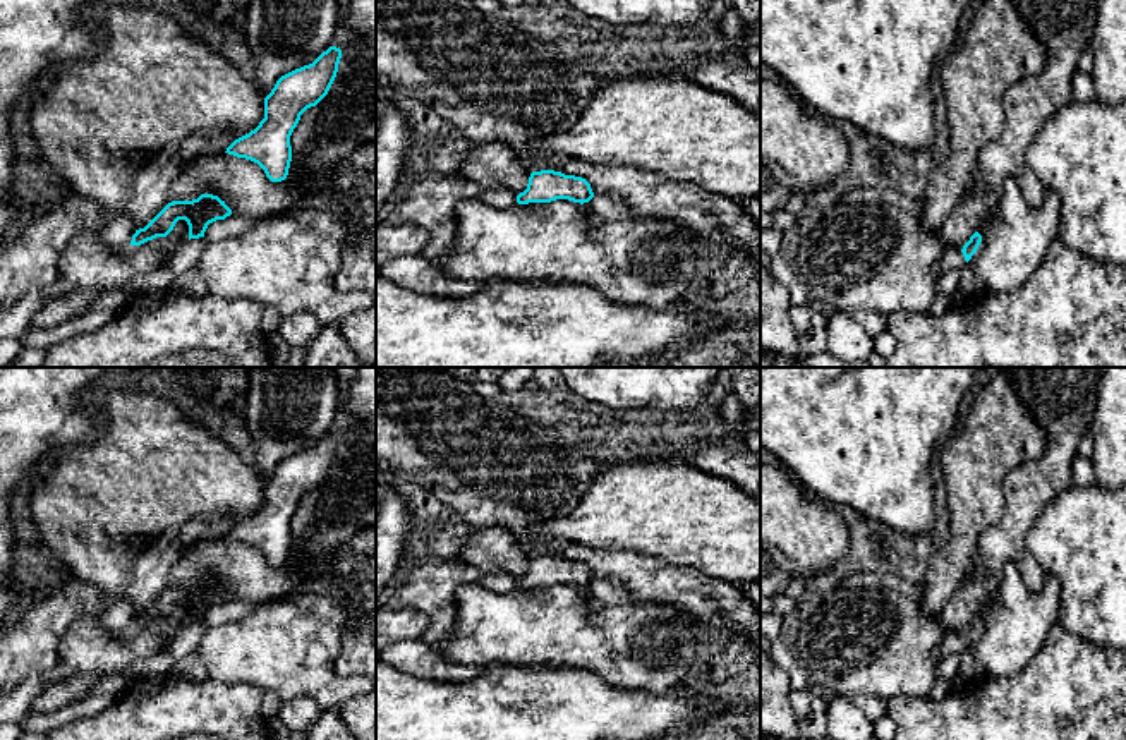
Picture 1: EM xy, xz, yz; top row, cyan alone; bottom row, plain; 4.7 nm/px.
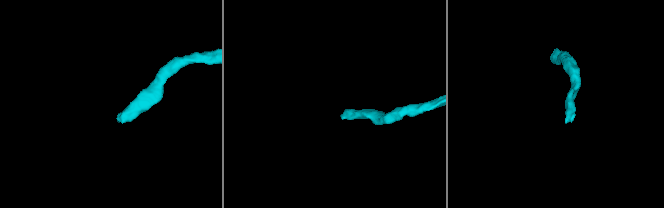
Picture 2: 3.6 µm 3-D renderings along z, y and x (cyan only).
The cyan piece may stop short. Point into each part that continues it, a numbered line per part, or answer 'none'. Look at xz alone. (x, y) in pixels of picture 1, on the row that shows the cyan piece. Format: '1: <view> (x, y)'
none

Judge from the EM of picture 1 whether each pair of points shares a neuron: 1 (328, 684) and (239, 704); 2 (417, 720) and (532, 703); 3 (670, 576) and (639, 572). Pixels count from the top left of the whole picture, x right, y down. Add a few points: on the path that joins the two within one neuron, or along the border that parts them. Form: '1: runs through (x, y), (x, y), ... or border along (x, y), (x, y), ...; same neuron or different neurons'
1: border along (222, 682), (249, 682), (265, 691); different neurons
2: runs through (447, 720), (503, 720); same neuron
3: runs through (663, 576), (646, 576); same neuron

